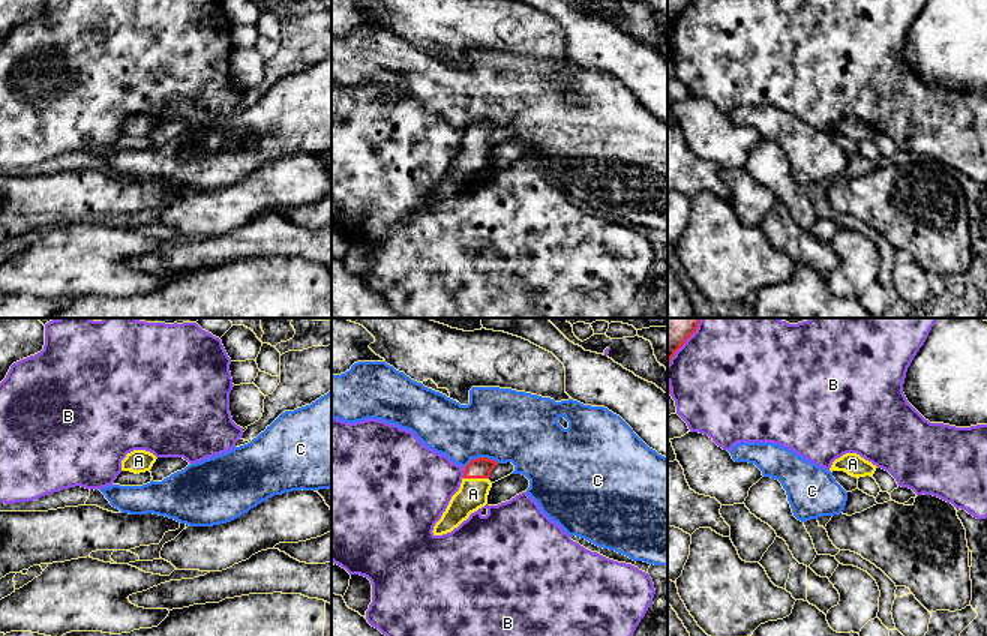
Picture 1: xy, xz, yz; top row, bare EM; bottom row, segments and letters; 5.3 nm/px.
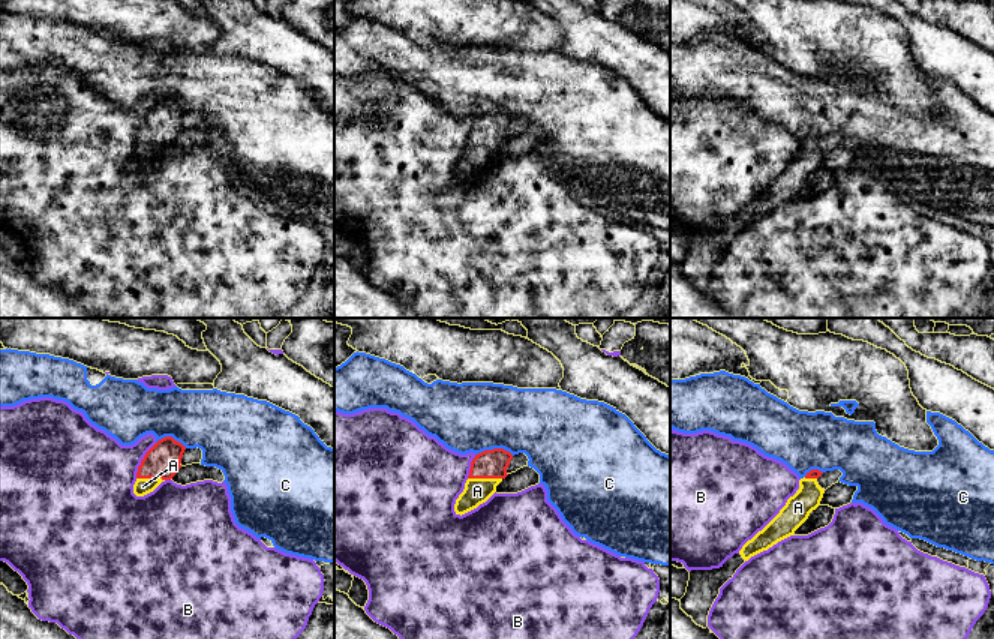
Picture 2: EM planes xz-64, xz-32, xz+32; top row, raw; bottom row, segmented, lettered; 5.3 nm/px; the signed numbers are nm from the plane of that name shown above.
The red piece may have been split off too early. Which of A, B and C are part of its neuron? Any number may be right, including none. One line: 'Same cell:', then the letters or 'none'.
Same cell: A

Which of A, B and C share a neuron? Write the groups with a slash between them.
A / B / C

